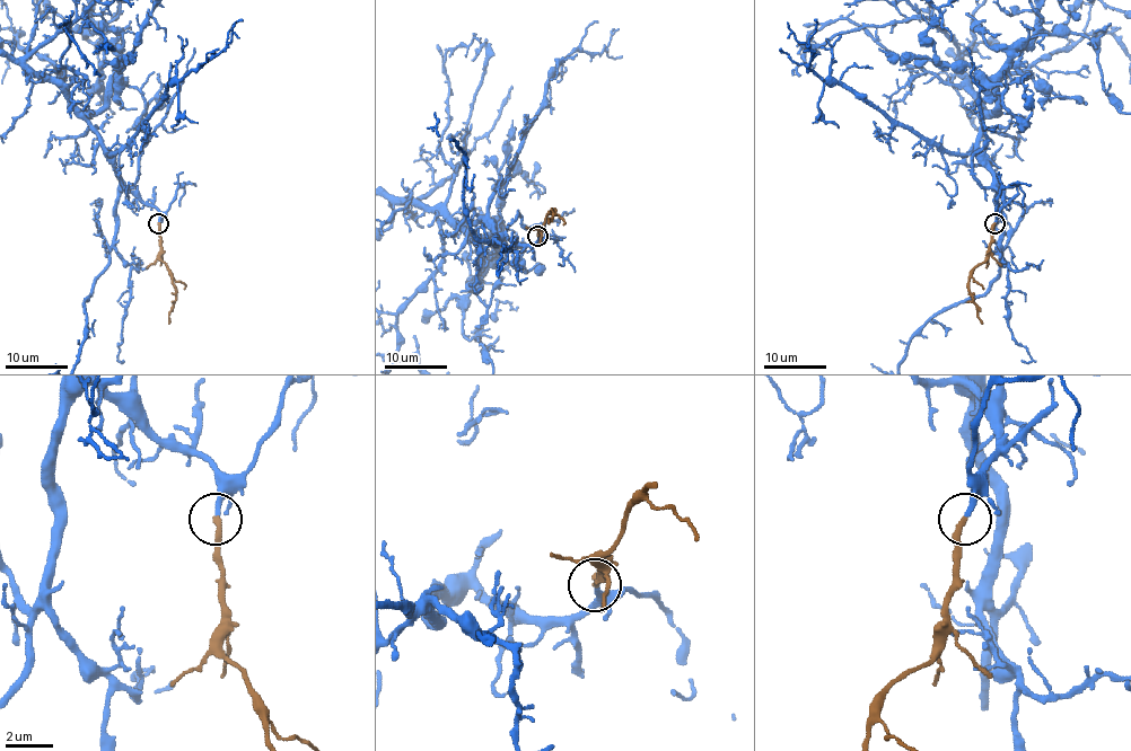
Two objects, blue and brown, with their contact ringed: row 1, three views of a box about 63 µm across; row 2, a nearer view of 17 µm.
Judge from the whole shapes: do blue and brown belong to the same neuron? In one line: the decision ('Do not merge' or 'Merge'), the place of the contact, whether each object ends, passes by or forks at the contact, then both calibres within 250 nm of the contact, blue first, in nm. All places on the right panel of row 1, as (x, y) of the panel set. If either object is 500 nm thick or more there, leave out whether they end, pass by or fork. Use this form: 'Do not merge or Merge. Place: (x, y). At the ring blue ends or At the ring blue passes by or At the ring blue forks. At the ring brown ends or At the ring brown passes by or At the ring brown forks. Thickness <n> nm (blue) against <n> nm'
Merge. Place: (994, 223). At the ring blue ends. At the ring brown ends. Thickness 220 nm (blue) against 260 nm

